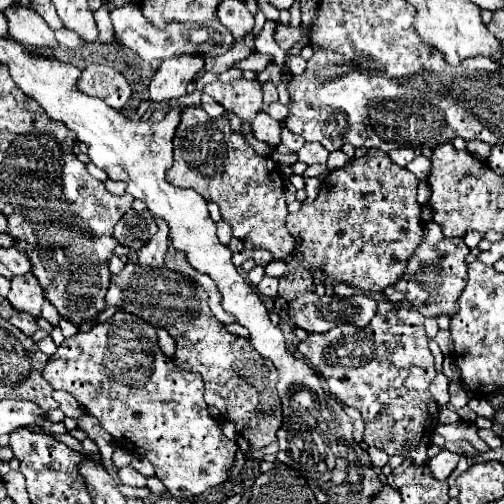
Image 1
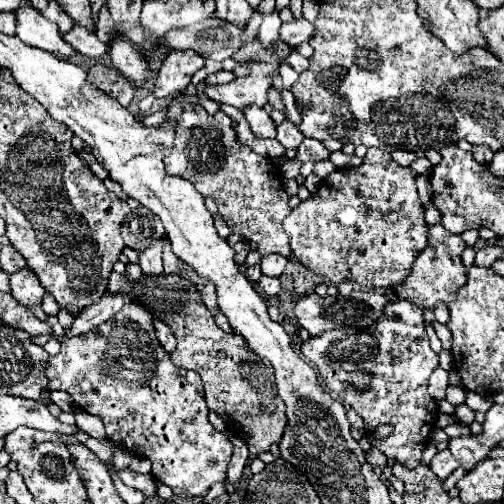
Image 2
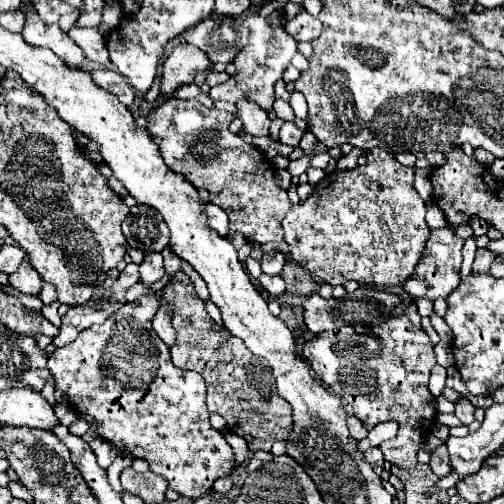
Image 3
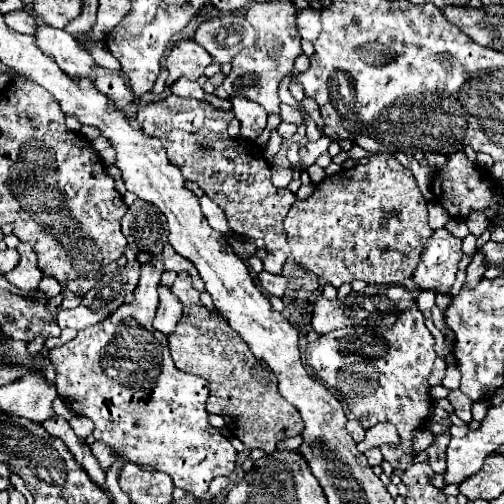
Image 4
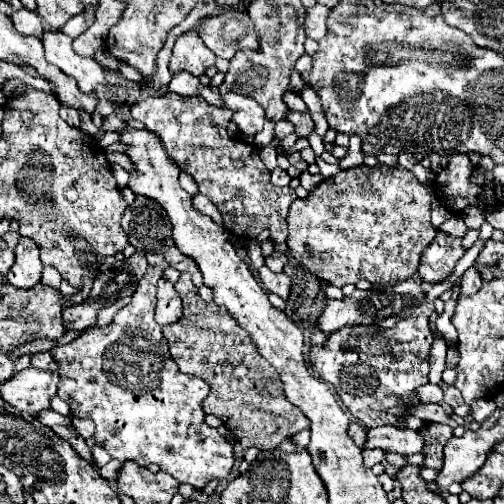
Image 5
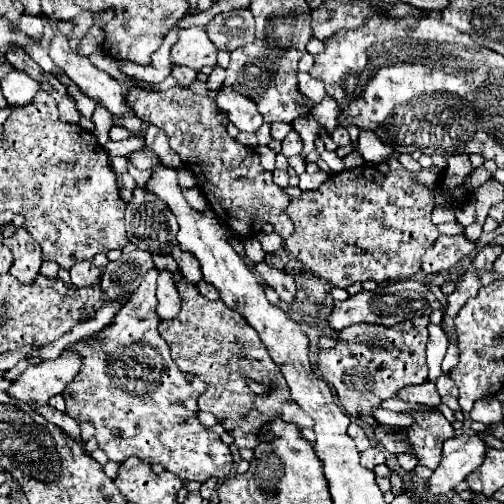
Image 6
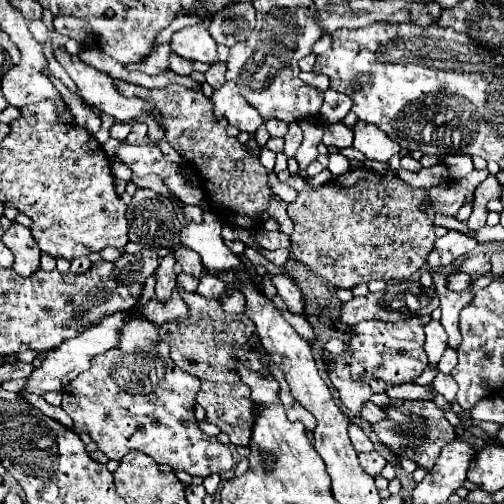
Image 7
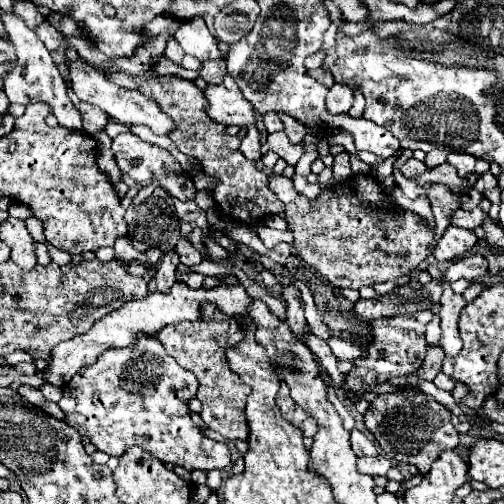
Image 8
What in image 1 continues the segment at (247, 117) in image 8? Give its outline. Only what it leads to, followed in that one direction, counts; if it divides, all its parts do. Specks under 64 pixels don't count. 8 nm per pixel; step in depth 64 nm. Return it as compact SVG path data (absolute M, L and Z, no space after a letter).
M258 112L252 120L252 130L258 140L270 142L272 146L280 144L280 122L270 118L266 112Z

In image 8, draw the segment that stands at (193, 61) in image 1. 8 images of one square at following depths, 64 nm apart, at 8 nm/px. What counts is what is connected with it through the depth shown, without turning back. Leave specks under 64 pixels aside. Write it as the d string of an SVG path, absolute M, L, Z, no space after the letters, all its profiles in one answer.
M192 18L178 26L174 32L174 38L182 46L182 50L198 60L216 60L220 58L220 50L206 28L206 22L202 18Z

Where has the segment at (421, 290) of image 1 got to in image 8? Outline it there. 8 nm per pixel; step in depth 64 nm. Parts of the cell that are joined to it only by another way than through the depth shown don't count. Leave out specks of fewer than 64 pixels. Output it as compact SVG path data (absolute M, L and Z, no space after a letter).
M448 226L444 236L436 244L434 258L438 258L438 260L460 258L464 252L472 250L476 246L476 242L478 242L478 236L474 234L474 230L466 230L466 228L458 228L458 226Z

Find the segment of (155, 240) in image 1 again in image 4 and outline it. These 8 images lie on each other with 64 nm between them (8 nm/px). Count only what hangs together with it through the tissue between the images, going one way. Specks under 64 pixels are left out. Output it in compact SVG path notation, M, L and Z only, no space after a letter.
M154 256L142 268L140 282L134 290L134 300L122 304L114 314L96 326L84 328L74 340L50 350L50 358L56 366L56 390L58 396L78 416L88 416L94 422L94 438L114 450L120 460L136 462L138 466L152 464L158 472L172 476L178 488L188 490L196 498L208 492L208 484L216 476L230 476L234 470L236 450L230 440L208 422L206 400L208 382L200 376L180 372L168 350L168 338L152 326L158 306L158 284L164 272L162 258Z

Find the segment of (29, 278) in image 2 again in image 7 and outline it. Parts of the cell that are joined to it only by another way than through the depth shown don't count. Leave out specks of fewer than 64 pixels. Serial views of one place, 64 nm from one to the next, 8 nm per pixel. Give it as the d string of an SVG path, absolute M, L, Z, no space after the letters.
M12 224L4 236L2 242L12 250L14 254L14 270L20 272L22 276L30 276L32 272L36 272L36 268L40 266L40 248L36 246L36 240L30 232L30 228L24 228L20 224Z

